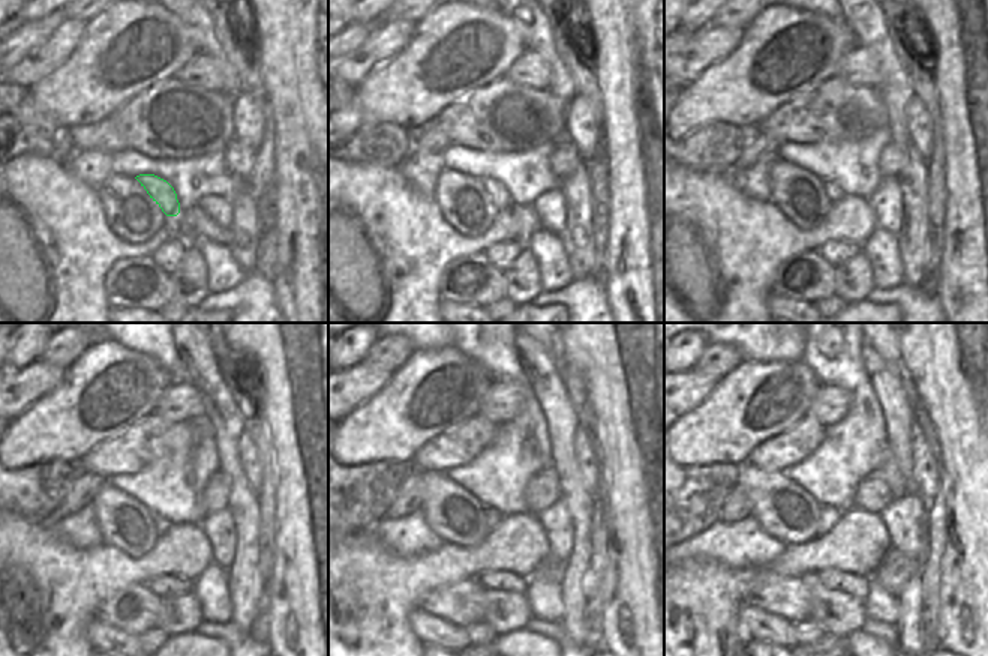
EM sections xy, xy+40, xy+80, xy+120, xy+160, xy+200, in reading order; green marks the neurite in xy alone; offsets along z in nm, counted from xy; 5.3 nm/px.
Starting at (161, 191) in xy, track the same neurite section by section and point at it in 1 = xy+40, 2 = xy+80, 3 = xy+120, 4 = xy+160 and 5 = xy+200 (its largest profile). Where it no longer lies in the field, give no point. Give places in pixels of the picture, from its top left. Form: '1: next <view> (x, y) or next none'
1: next xy+40 (496, 191)
2: next xy+80 (831, 189)
3: next xy+120 (161, 524)
4: next xy+160 (494, 517)
5: next xy+200 (828, 515)

